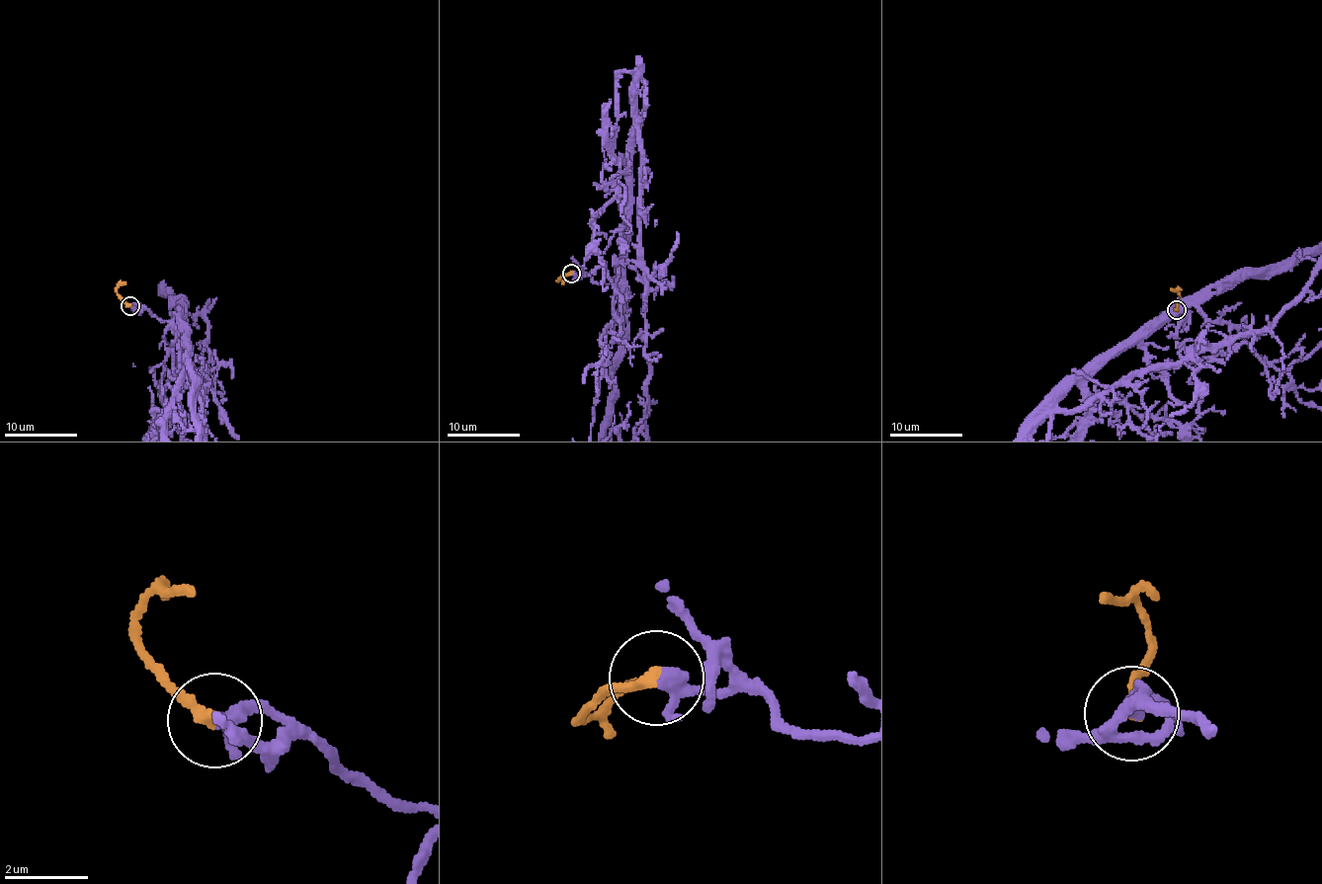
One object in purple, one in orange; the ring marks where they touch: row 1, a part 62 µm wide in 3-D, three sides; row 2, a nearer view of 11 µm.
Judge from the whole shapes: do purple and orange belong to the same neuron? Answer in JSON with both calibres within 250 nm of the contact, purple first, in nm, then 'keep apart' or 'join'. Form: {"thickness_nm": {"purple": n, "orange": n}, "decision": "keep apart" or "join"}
{"thickness_nm": {"purple": 280, "orange": 280}, "decision": "join"}

